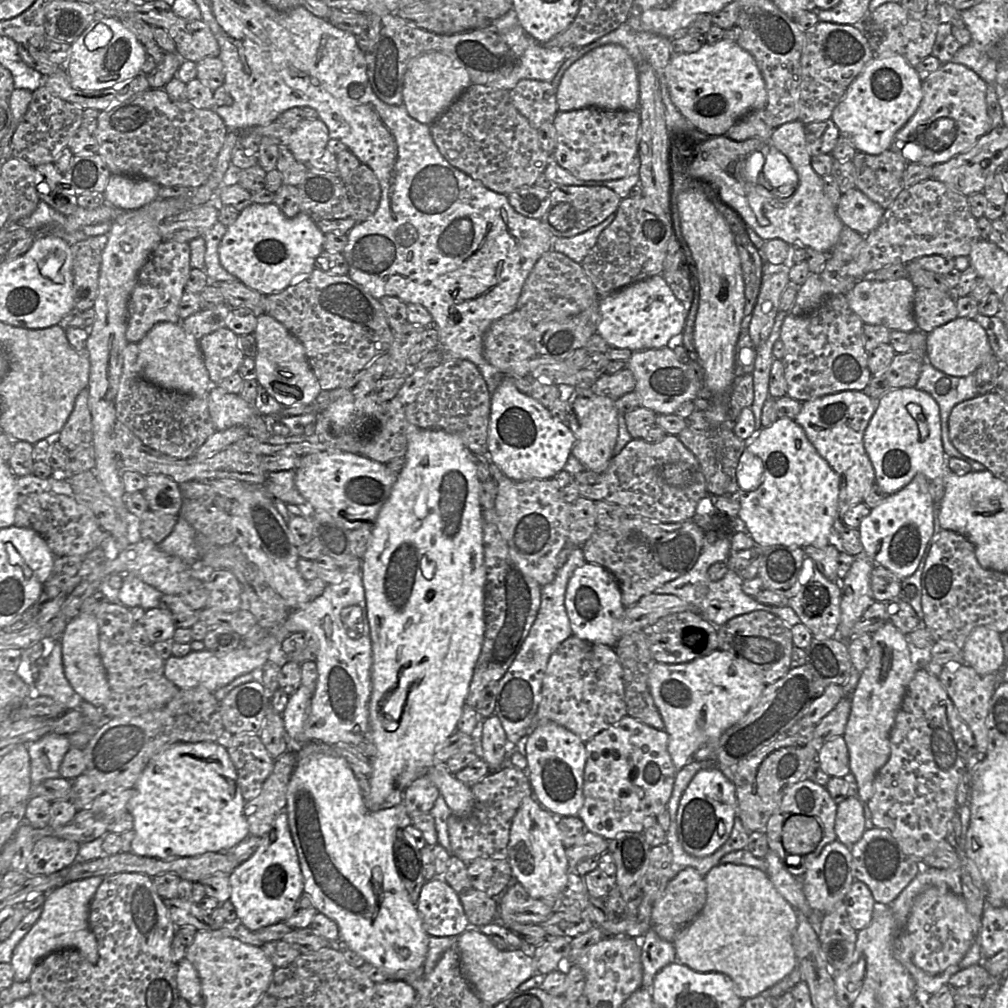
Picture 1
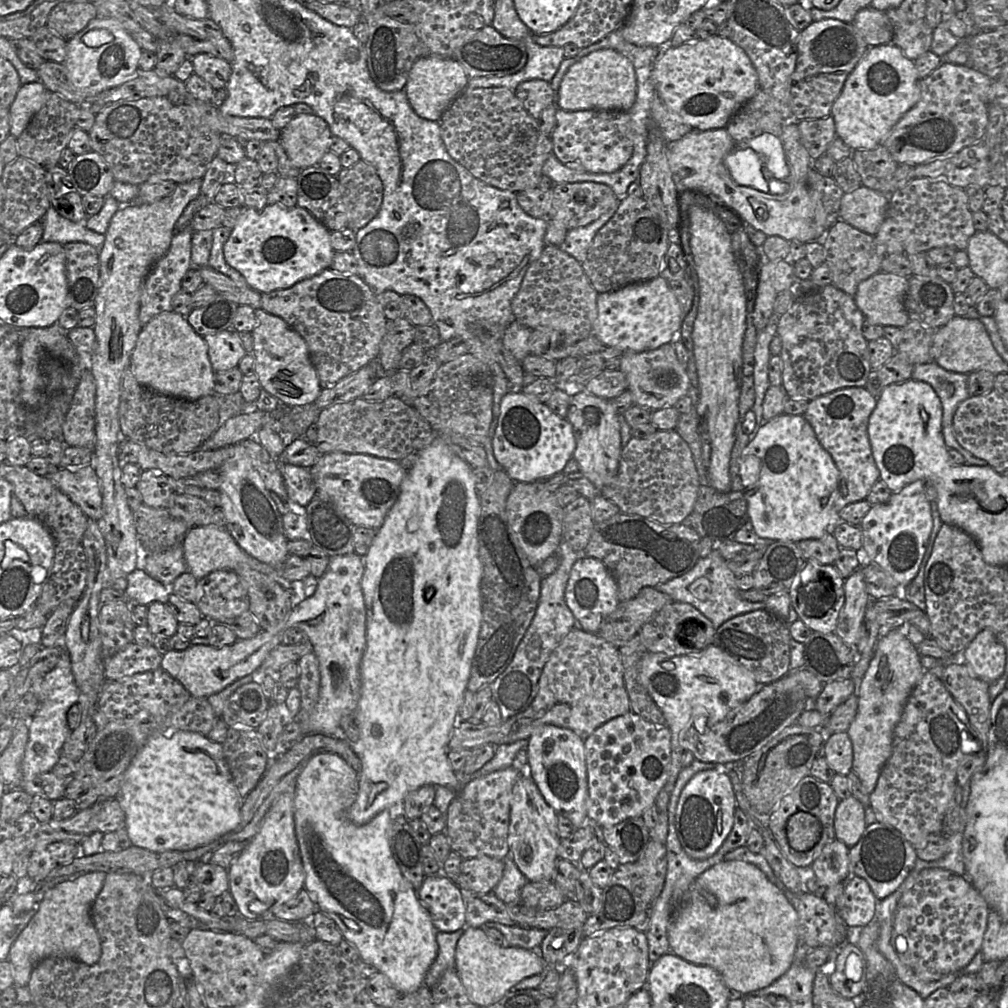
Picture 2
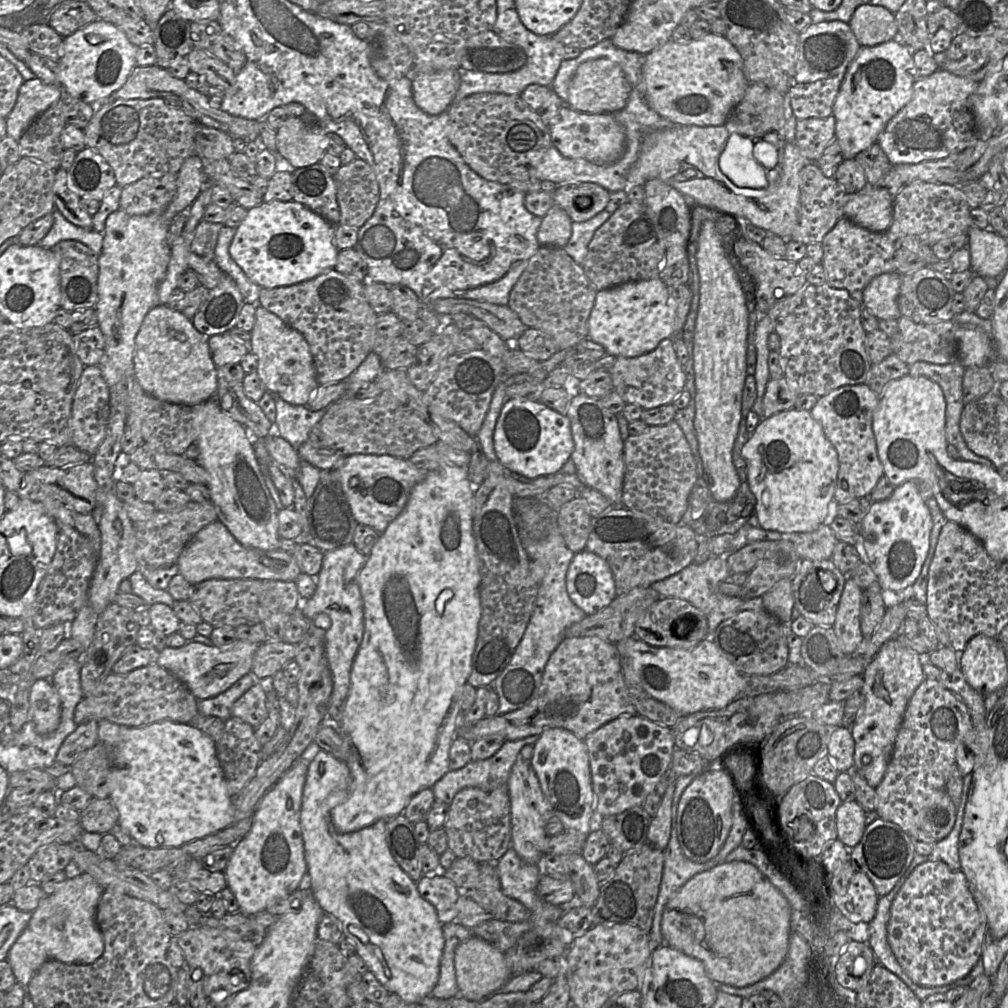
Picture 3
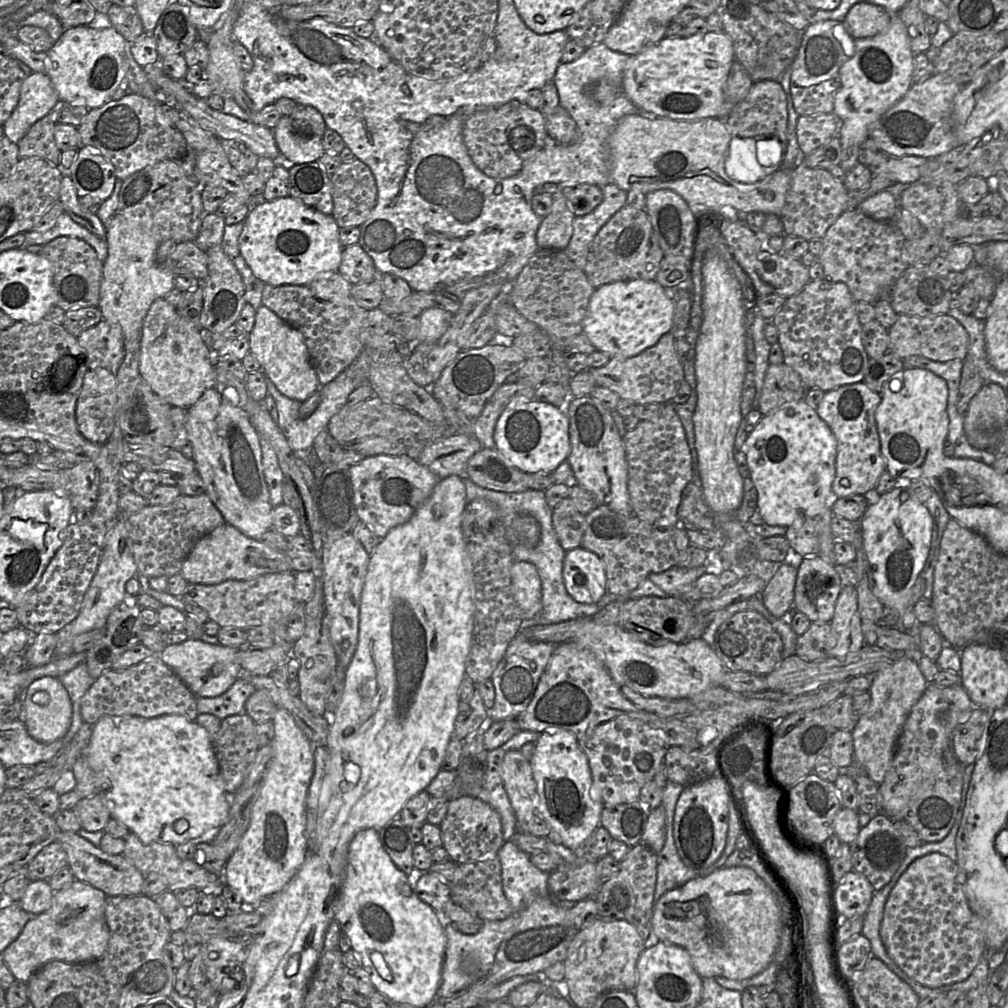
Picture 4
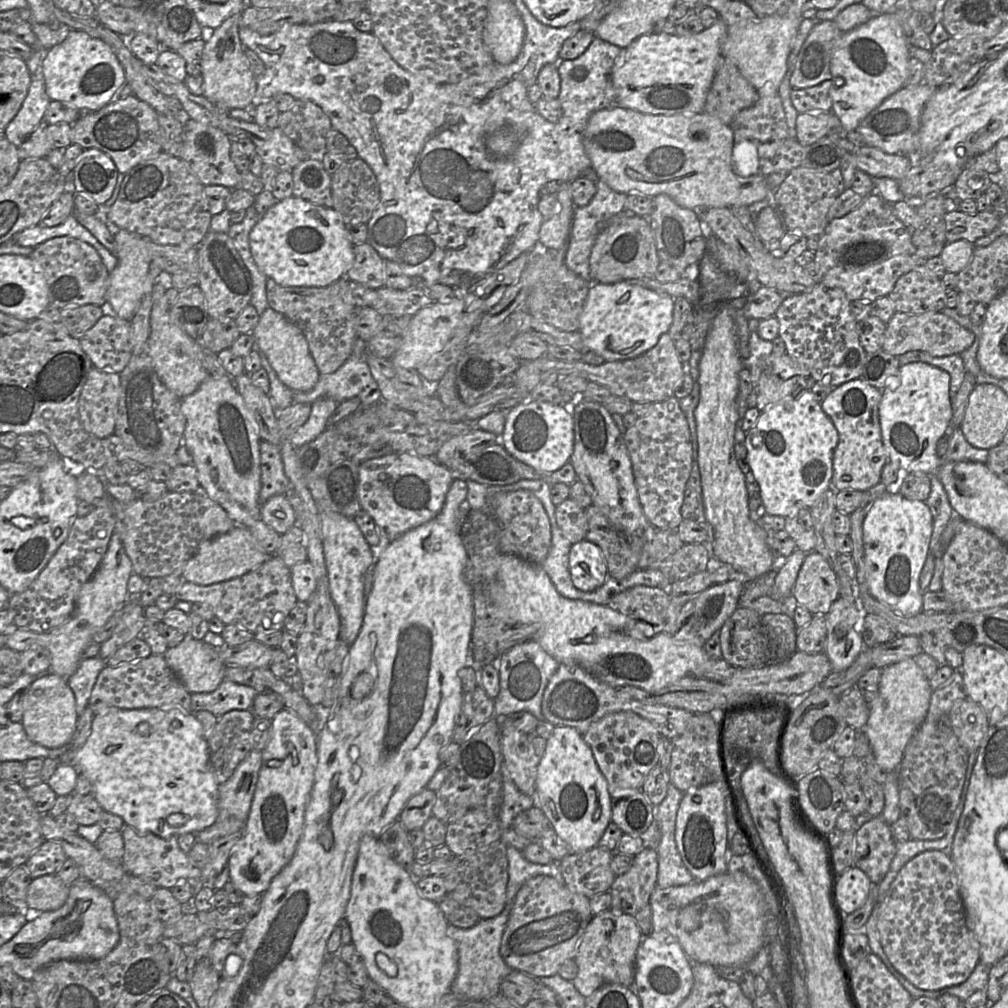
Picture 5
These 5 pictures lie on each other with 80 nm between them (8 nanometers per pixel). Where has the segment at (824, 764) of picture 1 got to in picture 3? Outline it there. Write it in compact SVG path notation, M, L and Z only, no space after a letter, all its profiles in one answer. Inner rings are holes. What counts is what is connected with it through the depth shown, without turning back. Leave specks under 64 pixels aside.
M831 728L827 752L839 773L854 769L854 747L850 728Z

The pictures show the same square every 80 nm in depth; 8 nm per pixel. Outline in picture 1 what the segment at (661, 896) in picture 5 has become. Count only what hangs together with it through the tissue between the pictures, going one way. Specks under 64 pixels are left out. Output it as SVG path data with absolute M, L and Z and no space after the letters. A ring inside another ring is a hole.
M731 863L718 864L704 875L704 880L707 892L706 902L700 913L674 940L673 947L676 954L676 961L696 972L717 972L726 975L733 984L734 993L743 1000L756 997L789 975L797 965L798 961L793 946L793 934L798 922L797 912L776 890L768 874L760 869Z

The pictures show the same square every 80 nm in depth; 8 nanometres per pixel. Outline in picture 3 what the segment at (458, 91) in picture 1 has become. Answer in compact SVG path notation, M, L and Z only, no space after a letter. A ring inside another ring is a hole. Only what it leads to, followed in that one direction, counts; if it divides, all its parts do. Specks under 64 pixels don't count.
M461 70L412 74L412 96L426 114L438 115L451 105L460 86Z

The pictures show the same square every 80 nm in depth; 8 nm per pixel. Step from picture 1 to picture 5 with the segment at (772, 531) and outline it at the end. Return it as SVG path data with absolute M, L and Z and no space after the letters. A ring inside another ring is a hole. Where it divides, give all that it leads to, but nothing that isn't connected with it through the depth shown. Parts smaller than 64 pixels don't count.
M811 390L797 399L784 399L761 412L756 425L746 434L746 449L767 514L788 517L801 508L812 508L831 486L833 456L838 441L836 427Z

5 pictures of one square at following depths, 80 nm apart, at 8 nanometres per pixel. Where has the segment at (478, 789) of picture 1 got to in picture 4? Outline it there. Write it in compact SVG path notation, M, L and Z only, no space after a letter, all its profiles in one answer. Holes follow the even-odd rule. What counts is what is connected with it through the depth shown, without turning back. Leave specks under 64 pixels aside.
M462 796L453 800L440 824L443 846L458 864L492 859L505 843L499 813L478 797Z

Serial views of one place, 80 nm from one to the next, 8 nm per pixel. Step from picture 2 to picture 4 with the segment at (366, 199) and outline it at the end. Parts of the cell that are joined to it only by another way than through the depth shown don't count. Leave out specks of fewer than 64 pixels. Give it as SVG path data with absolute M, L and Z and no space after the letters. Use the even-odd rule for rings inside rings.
M358 158L341 163L331 176L332 216L339 227L359 227L377 202L377 185L370 168Z

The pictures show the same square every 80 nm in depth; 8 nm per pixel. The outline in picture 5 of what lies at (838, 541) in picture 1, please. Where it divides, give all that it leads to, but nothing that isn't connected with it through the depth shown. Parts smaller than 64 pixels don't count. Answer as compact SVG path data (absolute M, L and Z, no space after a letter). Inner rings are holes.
M860 377L835 387L821 402L823 411L832 420L839 436L831 479L832 486L838 491L854 489L866 492L881 481L882 469L888 461L879 421L881 398L882 390Z

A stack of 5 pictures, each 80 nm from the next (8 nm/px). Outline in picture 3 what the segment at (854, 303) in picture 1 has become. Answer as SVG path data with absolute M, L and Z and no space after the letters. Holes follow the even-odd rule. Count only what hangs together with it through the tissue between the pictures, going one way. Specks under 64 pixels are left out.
M898 272L884 273L873 278L863 291L862 306L878 319L901 317L898 306L902 276Z

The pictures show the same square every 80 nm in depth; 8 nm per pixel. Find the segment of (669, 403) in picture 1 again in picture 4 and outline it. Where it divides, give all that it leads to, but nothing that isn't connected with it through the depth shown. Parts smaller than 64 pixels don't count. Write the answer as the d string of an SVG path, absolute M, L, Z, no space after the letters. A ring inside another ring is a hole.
M670 333L663 335L651 348L637 356L626 358L611 357L610 361L600 368L589 368L596 385L616 393L621 399L634 404L666 404L676 396L684 379L683 364L677 357L675 339Z

